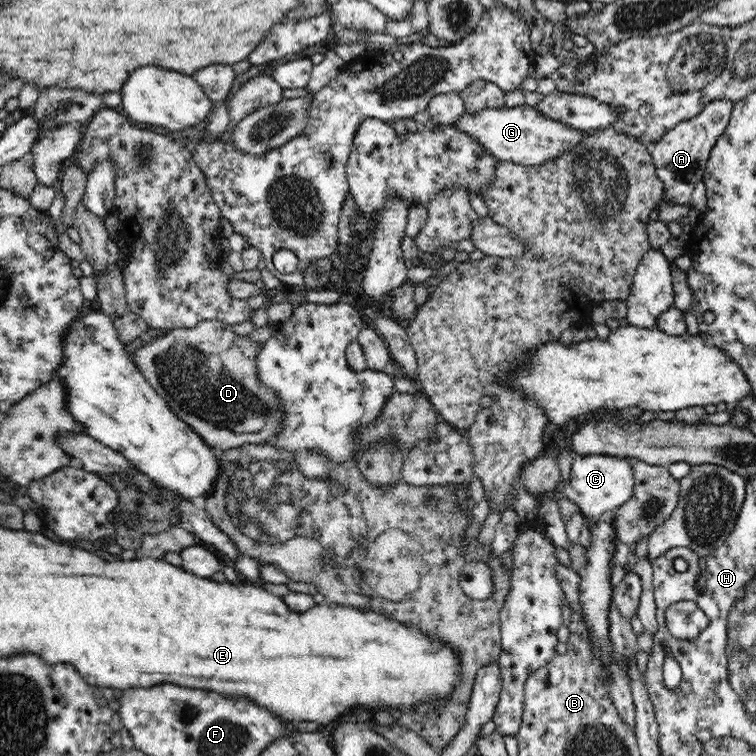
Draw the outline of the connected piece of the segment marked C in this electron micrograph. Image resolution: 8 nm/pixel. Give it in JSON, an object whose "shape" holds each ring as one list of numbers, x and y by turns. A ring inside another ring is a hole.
{"shape":[[575,455,572,459,570,478,564,488,559,492,546,492,546,494,532,494,542,504,546,499,556,501,569,498,576,504,583,516,598,520,619,506,622,506,632,495,635,487,635,476,627,457,610,455]]}

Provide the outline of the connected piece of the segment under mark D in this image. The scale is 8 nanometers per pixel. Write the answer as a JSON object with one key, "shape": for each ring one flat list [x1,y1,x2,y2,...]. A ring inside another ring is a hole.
{"shape":[[218,320,200,321,194,328,175,328,129,355,172,412,217,451,244,444,264,445,284,420,275,392,262,384,256,353,262,342,232,331]]}

